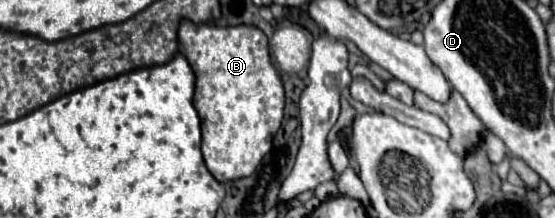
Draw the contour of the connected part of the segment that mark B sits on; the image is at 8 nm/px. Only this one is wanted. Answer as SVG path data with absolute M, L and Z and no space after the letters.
M181 21L179 43L197 77L193 105L201 119L201 135L203 135L201 151L209 173L221 183L251 177L261 159L271 151L273 137L281 127L283 109L285 109L283 83L279 79L277 69L271 63L265 33L251 25L215 27L207 23L197 25L191 21Z

